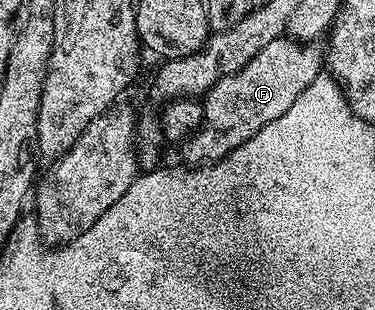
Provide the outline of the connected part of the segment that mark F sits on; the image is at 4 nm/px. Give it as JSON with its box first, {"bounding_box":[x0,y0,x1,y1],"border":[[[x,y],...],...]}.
{"bounding_box":[182,38,322,166],"border":[[[281,38],[270,42],[270,46],[262,46],[262,50],[258,50],[258,54],[254,54],[254,58],[250,58],[250,62],[242,66],[242,70],[222,78],[209,92],[204,93],[202,97],[204,122],[184,141],[182,145],[183,163],[188,166],[199,166],[205,162],[220,160],[221,157],[230,154],[235,148],[242,146],[242,142],[254,138],[254,134],[262,130],[262,126],[286,114],[286,110],[290,110],[298,94],[302,94],[302,90],[306,90],[306,86],[310,86],[310,82],[314,82],[314,78],[321,75],[321,72],[322,48],[319,43]]]}

